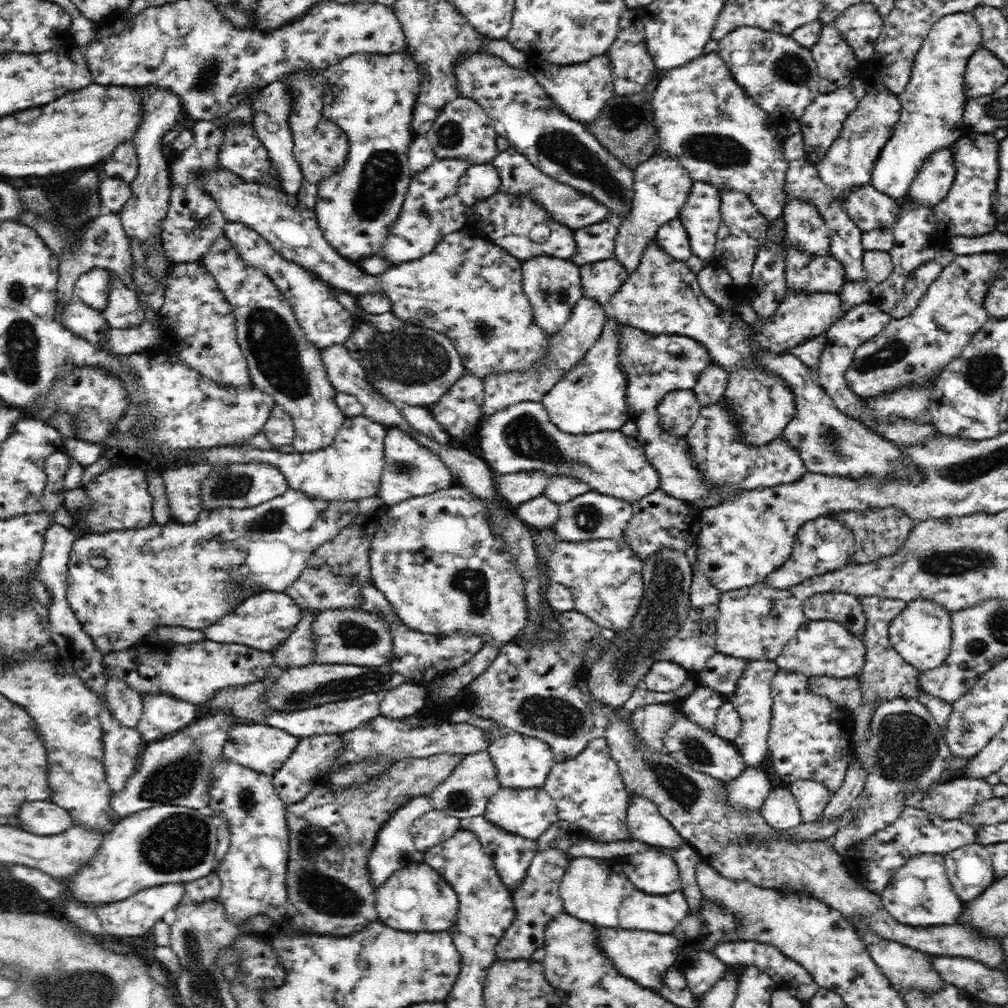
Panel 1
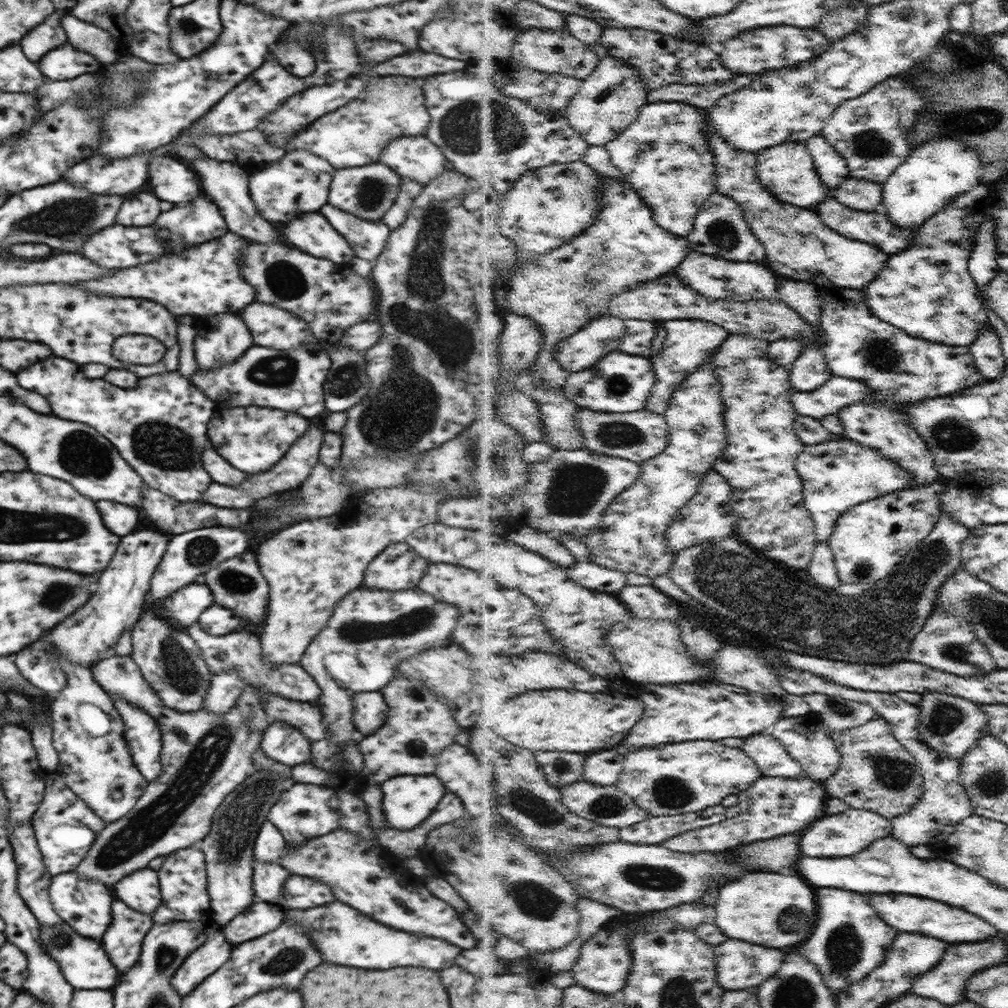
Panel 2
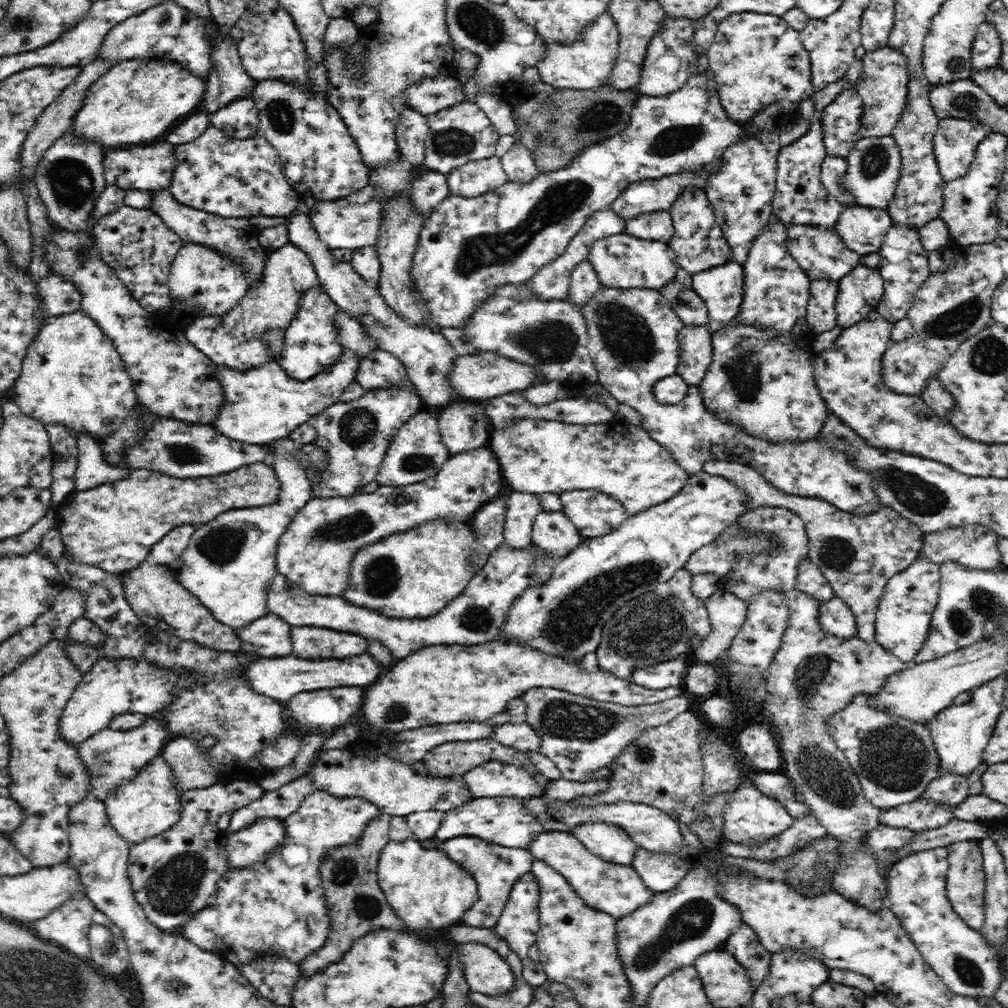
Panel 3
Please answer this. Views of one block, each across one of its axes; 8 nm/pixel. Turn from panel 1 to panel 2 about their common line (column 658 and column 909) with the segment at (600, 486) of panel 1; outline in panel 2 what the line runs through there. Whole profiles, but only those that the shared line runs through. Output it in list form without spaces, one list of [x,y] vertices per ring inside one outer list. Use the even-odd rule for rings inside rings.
[[[847,436],[832,438],[824,444],[807,445],[797,468],[805,484],[805,503],[817,524],[819,540],[829,542],[840,517],[850,508],[913,486],[915,478],[895,460],[877,448],[856,442]]]

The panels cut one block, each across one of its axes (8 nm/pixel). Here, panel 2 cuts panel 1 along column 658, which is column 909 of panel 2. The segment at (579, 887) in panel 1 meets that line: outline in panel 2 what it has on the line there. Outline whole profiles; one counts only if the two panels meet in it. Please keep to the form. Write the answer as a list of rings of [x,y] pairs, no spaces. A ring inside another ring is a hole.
[[[874,892],[871,899],[884,920],[900,931],[922,932],[926,936],[939,937],[948,943],[975,943],[994,938],[999,933],[999,930],[983,917],[976,916],[967,909],[946,904],[944,901],[892,892],[884,894]]]

